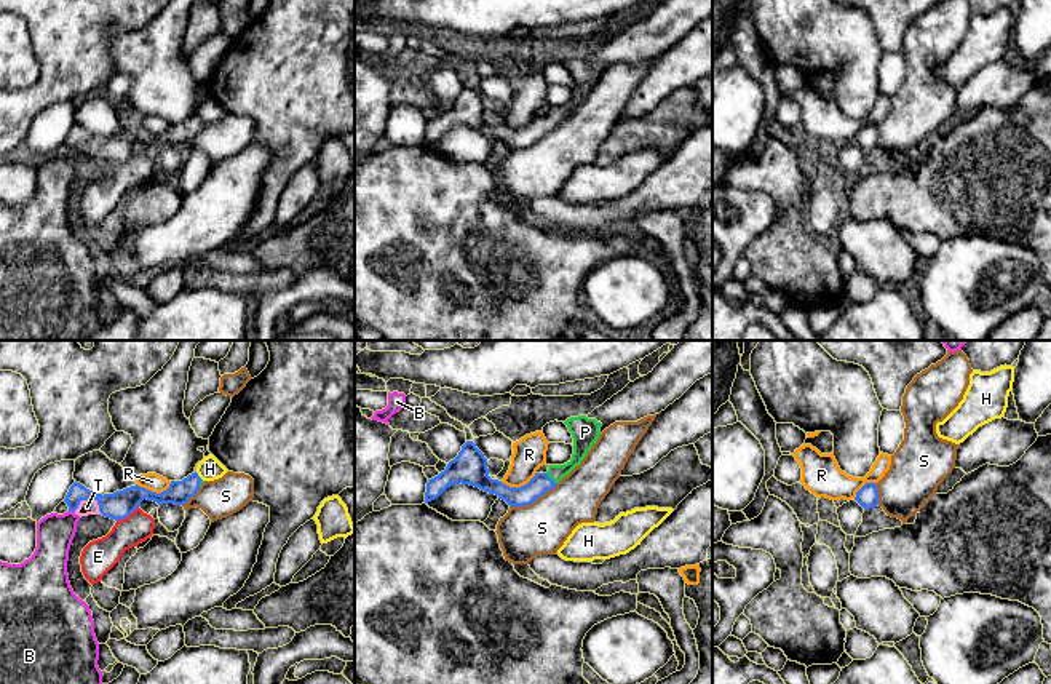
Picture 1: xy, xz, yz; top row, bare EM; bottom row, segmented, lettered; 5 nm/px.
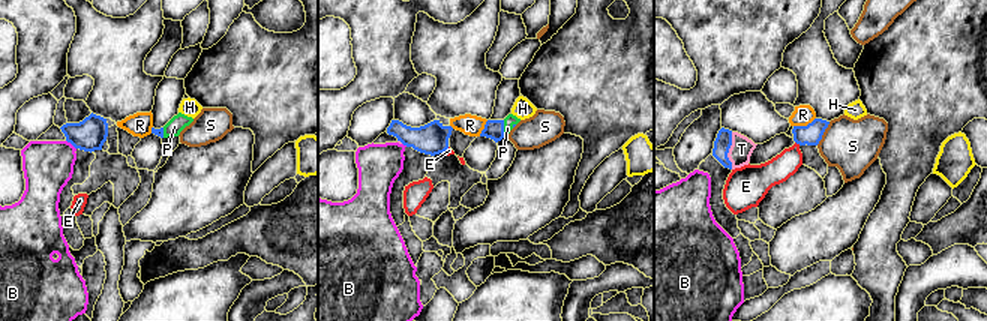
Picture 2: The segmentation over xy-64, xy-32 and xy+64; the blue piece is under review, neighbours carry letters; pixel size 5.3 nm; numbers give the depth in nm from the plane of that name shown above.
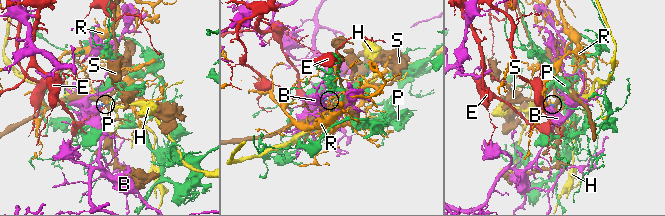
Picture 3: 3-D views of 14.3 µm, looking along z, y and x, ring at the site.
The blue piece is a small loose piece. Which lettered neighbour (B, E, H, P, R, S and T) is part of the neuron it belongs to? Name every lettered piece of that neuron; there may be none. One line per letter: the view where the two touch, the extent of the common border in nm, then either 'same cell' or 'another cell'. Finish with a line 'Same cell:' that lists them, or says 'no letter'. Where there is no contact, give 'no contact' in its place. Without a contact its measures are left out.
B: xy | 30 nm | another cell
E: xy | 140 nm | another cell
H: xy | 70 nm | another cell
P: xz | 80 nm | same cell
R: xy | 180 nm | another cell
S: xz | 280 nm | another cell
T: xy | 140 nm | same cell
Same cell: P, T

